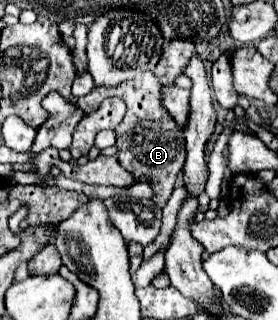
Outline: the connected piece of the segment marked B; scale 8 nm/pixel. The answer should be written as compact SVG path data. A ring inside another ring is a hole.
M143 72L143 76L125 80L117 88L95 88L91 94L81 96L77 106L81 110L83 110L83 104L87 108L97 108L103 102L103 98L111 98L111 96L117 96L127 104L125 118L121 120L119 128L115 128L115 132L117 132L115 146L119 150L117 160L133 176L153 176L155 196L157 196L153 200L159 206L163 206L163 204L167 204L167 200L175 188L177 174L183 170L185 140L183 140L183 130L175 124L175 120L171 120L171 114L161 106L159 88L161 88L161 82L157 80L157 76L153 72Z

